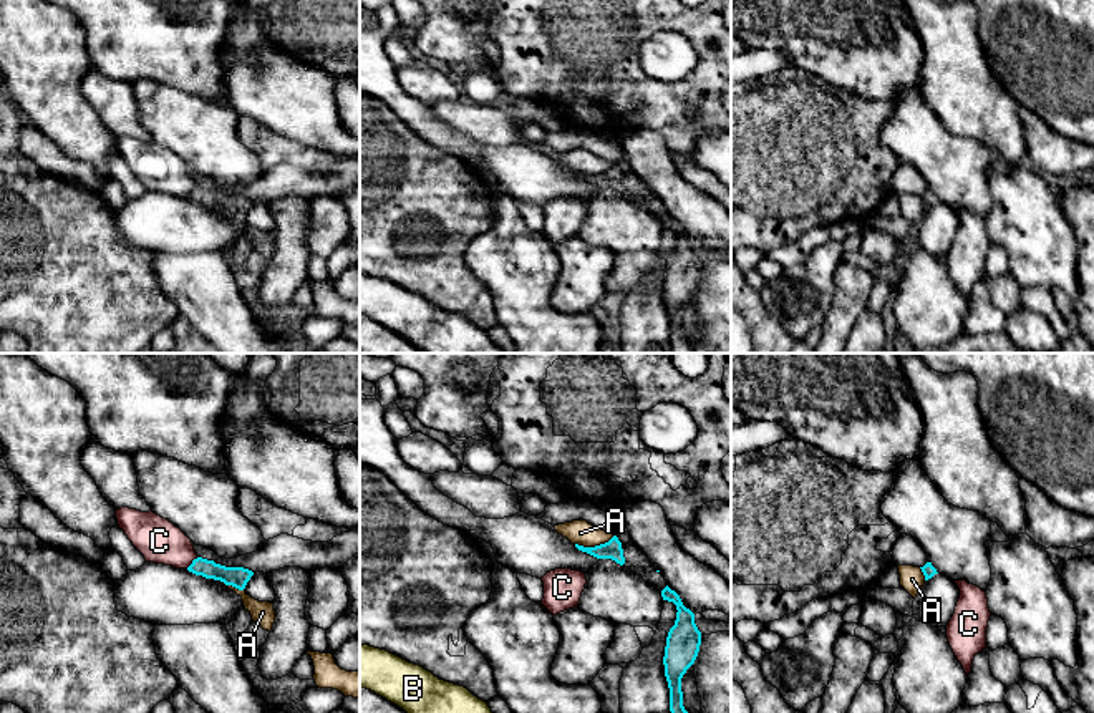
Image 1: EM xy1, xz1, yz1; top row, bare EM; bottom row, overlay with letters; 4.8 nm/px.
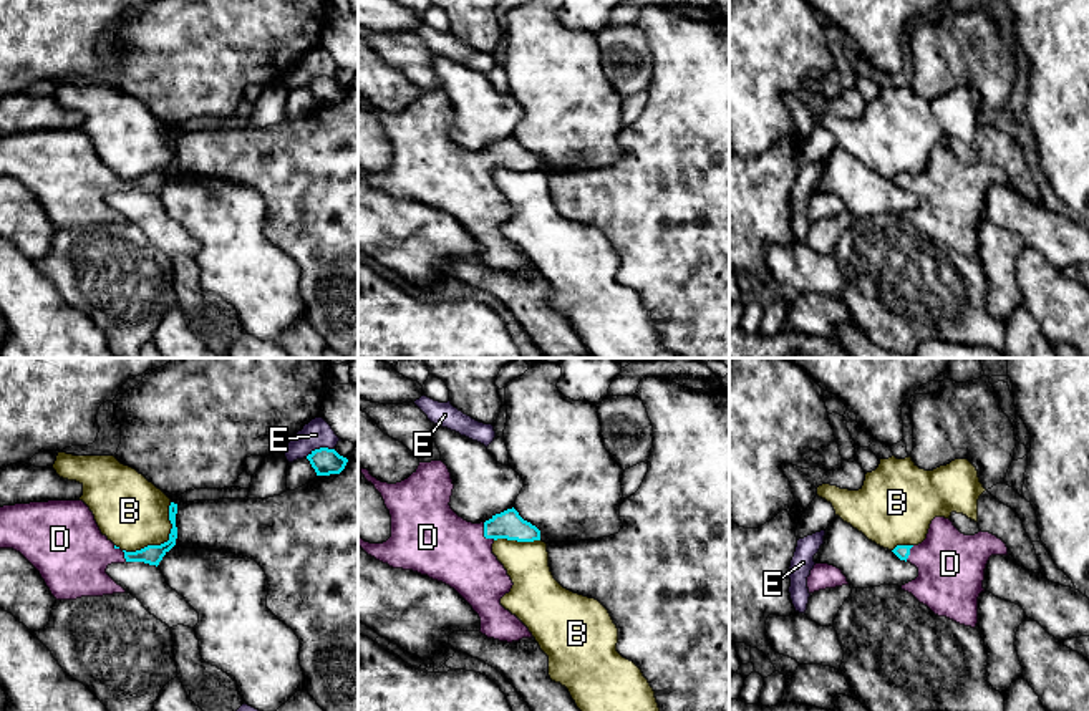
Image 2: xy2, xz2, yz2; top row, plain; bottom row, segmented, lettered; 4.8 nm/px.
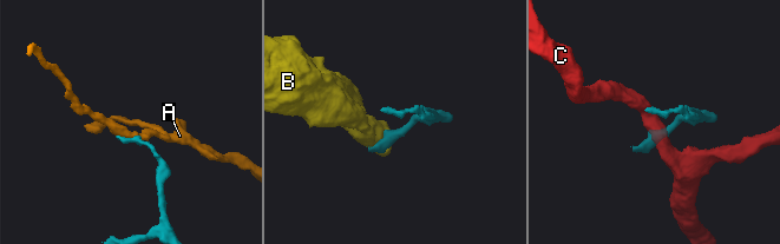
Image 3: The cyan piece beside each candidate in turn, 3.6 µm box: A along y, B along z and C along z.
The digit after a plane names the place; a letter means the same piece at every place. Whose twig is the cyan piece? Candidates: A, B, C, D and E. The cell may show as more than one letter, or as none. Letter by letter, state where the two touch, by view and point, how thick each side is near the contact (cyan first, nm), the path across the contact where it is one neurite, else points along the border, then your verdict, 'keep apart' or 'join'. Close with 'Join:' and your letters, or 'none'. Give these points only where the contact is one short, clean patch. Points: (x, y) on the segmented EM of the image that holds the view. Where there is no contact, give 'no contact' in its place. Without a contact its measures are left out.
A: contact xz1 (595, 546); calibres 90 and 120 nm; border xz1 (614, 536), (594, 546), (576, 544); keep apart
B: contact xy2 (164, 542); calibres 100 and 340 nm; border xy2 (171, 503), (169, 537), (159, 544), (123, 551); keep apart
C: contact xy1 (193, 562); calibres 100 and 220 nm; border xy1 (198, 557), (186, 567); keep apart
D: contact xz2 (484, 534); calibres 140 and 340 nm; way xz2 (508, 524), (484, 534), (478, 539), (433, 539); join
E: contact xy2 (320, 448); calibres 130 and 140 nm; keep apart
Join: D

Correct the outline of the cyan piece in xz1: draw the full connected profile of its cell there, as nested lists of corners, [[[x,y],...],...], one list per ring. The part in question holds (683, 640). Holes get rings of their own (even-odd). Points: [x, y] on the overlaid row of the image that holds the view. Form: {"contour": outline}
{"contour": [[[668,585],[661,590],[663,600],[676,605],[676,620],[670,628],[665,647],[665,677],[670,688],[670,711],[688,713],[683,706],[681,678],[686,670],[695,663],[699,645],[701,632],[695,623],[695,614],[686,609],[680,595]]]}

